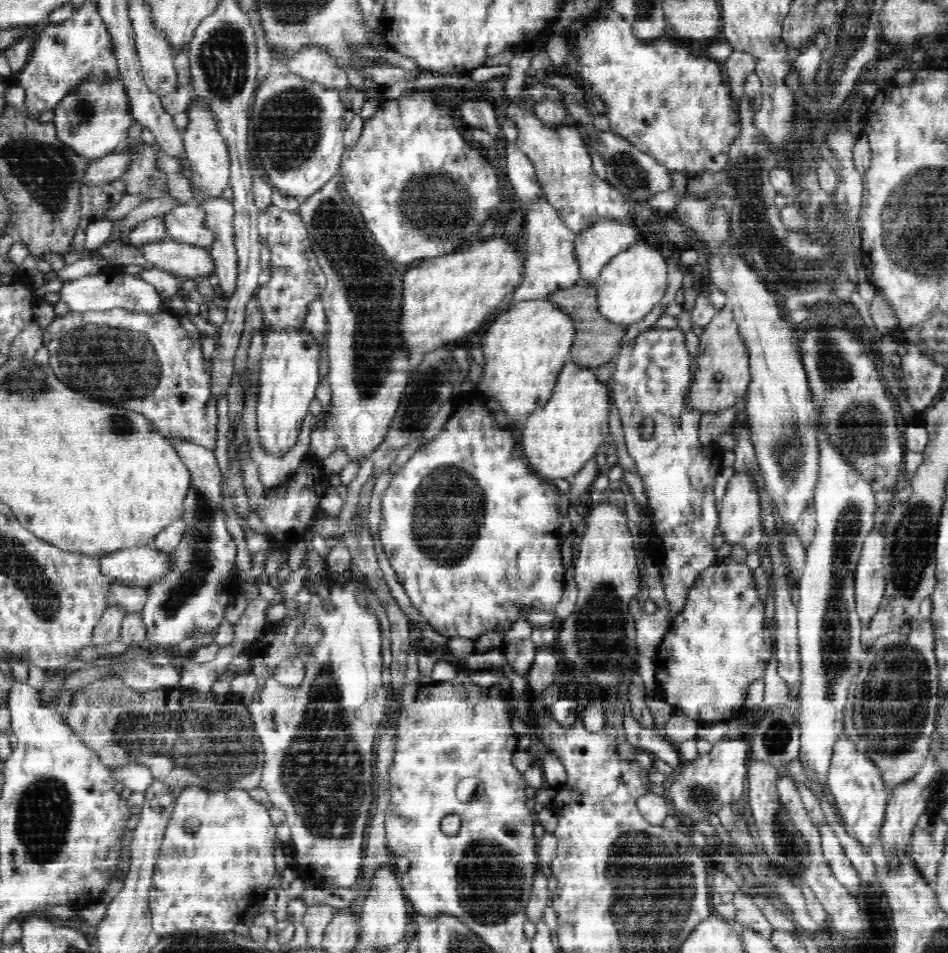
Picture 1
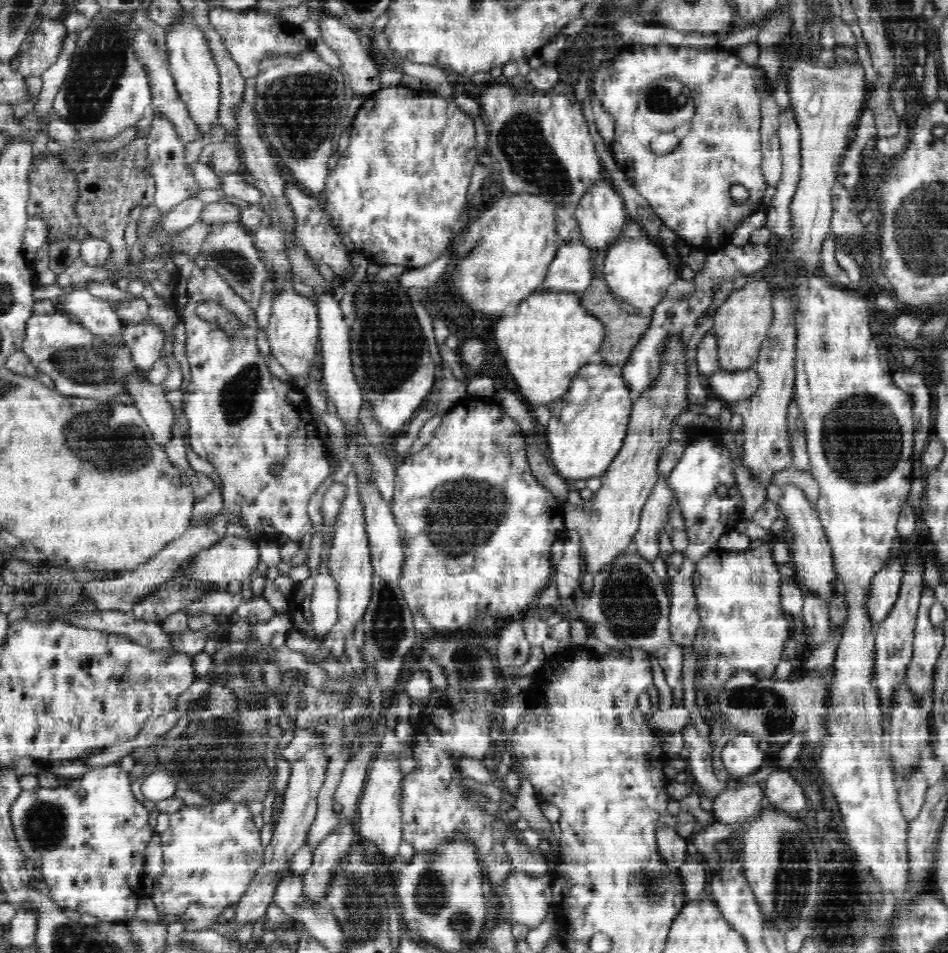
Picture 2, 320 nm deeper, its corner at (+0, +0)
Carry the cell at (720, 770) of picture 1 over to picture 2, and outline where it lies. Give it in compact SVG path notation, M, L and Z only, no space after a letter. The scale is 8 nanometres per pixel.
M742 733L721 749L724 768L733 780L756 773L766 763L765 753L758 748L758 742L754 734Z

